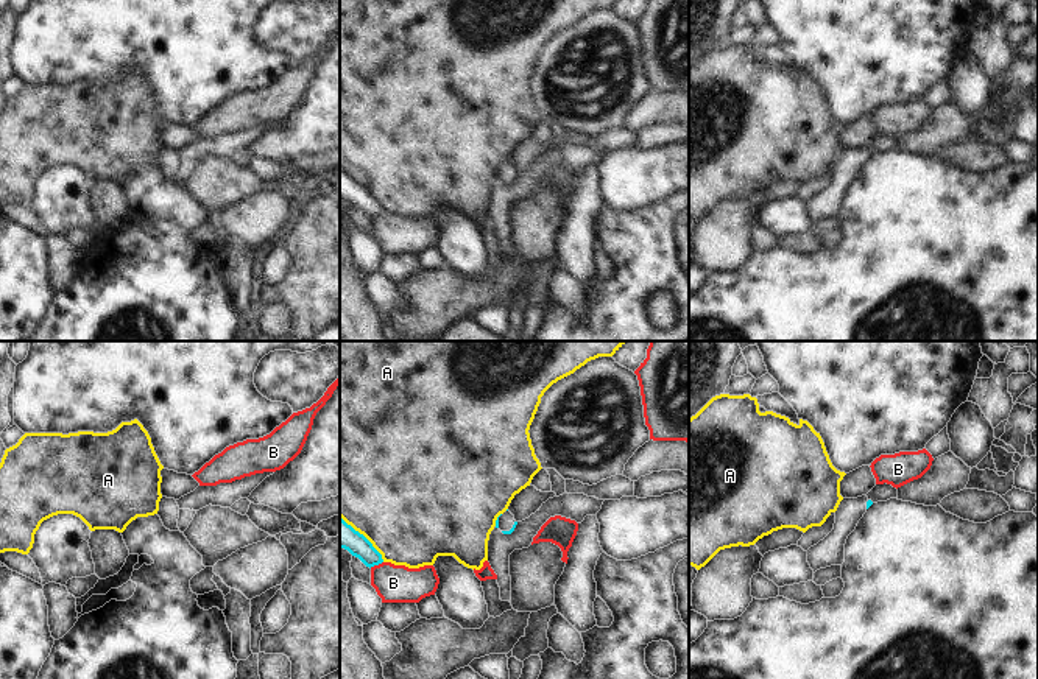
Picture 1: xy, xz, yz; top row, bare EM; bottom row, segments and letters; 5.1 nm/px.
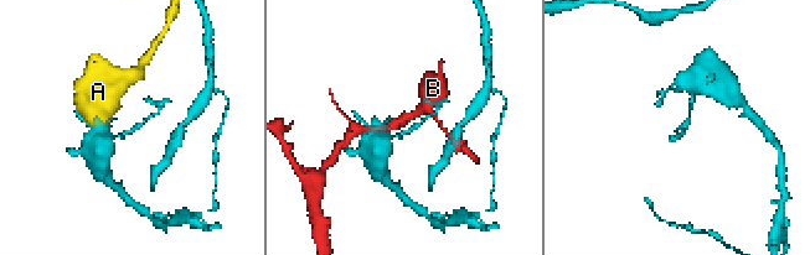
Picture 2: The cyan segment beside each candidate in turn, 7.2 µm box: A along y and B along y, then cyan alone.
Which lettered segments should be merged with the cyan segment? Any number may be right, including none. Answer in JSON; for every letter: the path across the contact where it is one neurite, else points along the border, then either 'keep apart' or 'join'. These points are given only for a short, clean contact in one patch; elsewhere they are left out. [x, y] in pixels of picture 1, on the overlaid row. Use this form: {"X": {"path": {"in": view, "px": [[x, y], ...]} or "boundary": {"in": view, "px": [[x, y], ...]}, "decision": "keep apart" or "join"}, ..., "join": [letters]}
{"A": {"decision": "keep apart"}, "B": {"decision": "keep apart"}, "join": []}

